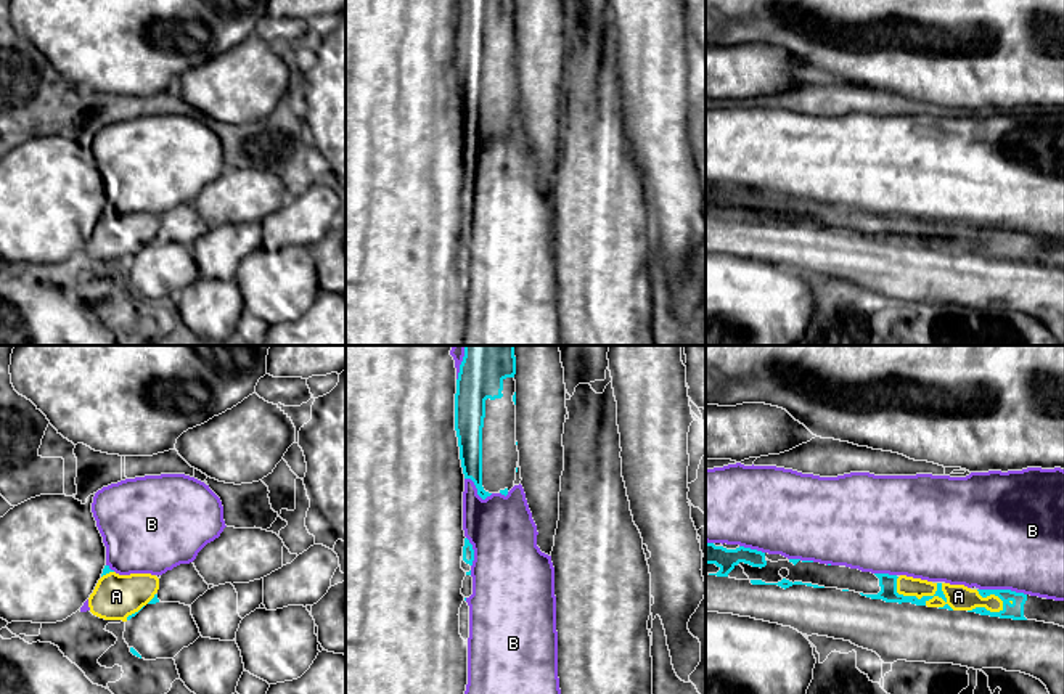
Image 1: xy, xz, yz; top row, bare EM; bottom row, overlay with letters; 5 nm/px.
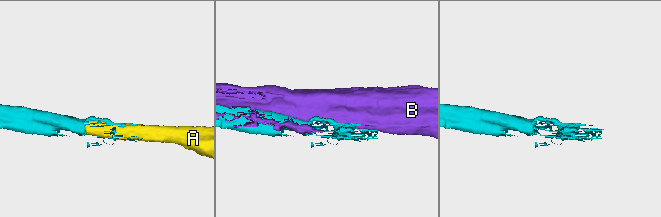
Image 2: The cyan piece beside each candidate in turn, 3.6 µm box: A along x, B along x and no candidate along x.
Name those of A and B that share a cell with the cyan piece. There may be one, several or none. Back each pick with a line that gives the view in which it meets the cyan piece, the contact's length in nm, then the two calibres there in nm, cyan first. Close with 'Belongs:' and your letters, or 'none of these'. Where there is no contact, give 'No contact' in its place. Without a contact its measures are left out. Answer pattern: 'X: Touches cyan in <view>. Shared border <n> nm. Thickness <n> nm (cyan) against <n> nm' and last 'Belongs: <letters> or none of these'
A: Touches cyan in yz. Shared border 340 nm. Thickness 90 nm (cyan) against 130 nm
Belongs: A

